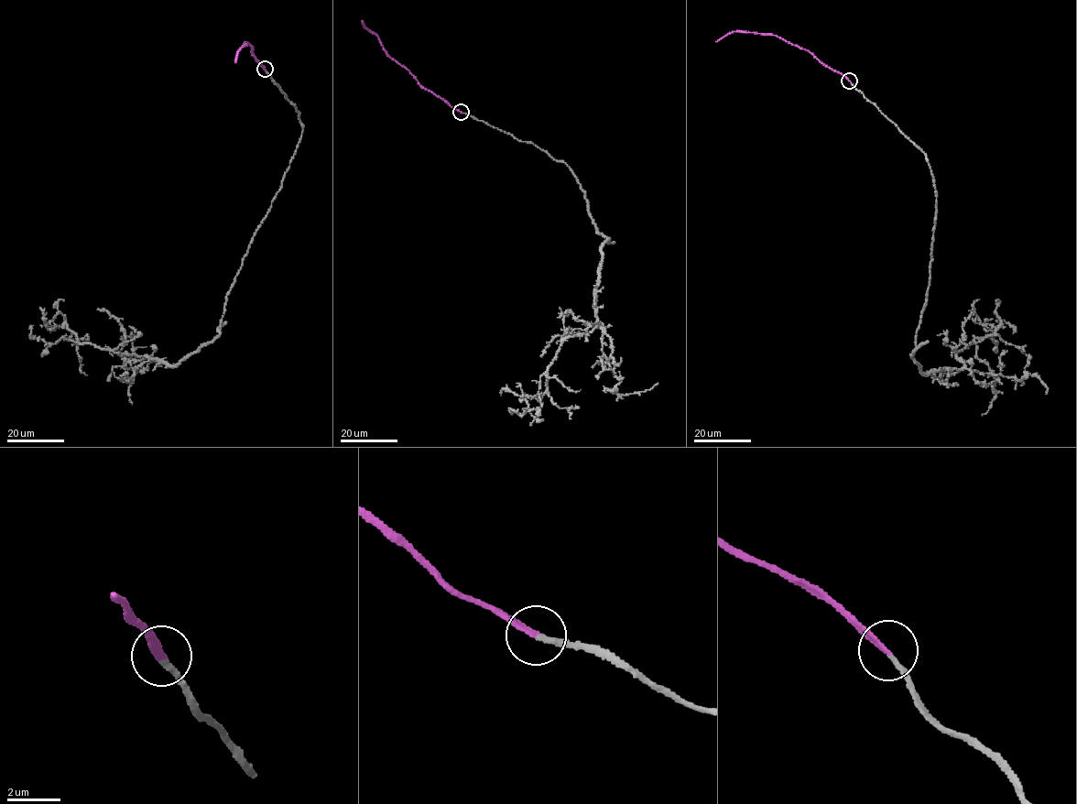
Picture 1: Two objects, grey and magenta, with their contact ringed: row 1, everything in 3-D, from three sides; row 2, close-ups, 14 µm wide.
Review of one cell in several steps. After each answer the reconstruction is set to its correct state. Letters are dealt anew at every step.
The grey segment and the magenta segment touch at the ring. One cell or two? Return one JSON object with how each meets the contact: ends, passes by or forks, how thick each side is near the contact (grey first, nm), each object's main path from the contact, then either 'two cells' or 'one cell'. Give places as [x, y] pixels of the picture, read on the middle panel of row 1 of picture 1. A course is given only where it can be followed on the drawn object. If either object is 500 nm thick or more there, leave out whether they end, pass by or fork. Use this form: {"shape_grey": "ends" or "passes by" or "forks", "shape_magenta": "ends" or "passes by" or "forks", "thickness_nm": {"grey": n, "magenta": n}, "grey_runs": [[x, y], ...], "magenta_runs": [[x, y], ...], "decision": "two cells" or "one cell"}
{"shape_grey": "ends", "shape_magenta": "ends", "thickness_nm": {"grey": 200, "magenta": 220}, "grey_runs": [[462, 113], [568, 166], [596, 233], [609, 238], [597, 324], [563, 341], [546, 393], [527, 397], [530, 426]], "magenta_runs": [[461, 113], [420, 85], [411, 73], [391, 59], [378, 37], [366, 28], [362, 20]], "decision": "one cell"}

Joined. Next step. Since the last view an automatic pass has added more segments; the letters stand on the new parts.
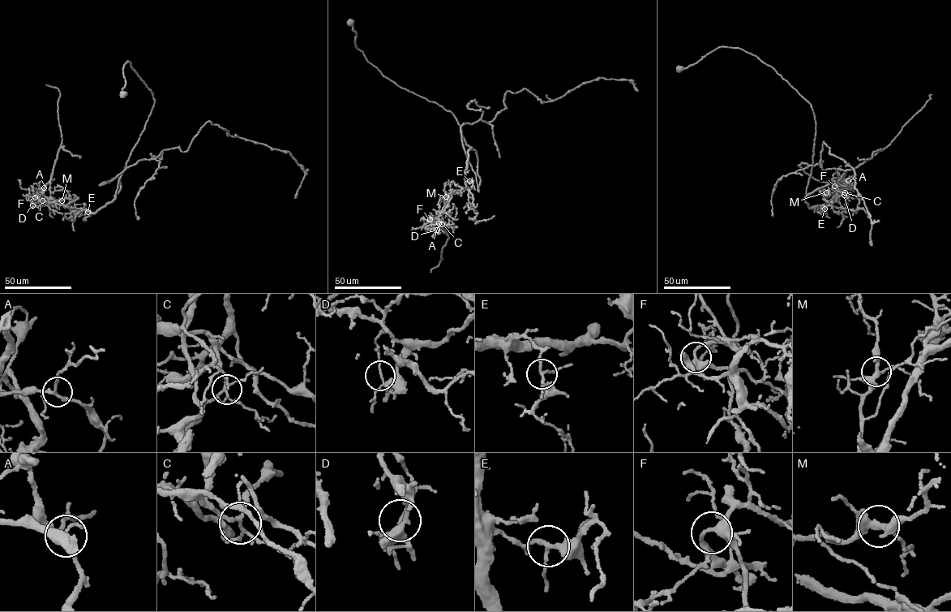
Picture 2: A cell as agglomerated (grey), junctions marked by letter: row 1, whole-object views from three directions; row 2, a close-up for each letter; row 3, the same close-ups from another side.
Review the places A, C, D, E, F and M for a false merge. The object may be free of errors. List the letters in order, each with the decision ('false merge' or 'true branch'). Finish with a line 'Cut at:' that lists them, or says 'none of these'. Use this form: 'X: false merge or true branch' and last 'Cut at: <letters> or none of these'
A: true branch
C: true branch
D: false merge
E: true branch
F: true branch
M: true branch
Cut at: D

